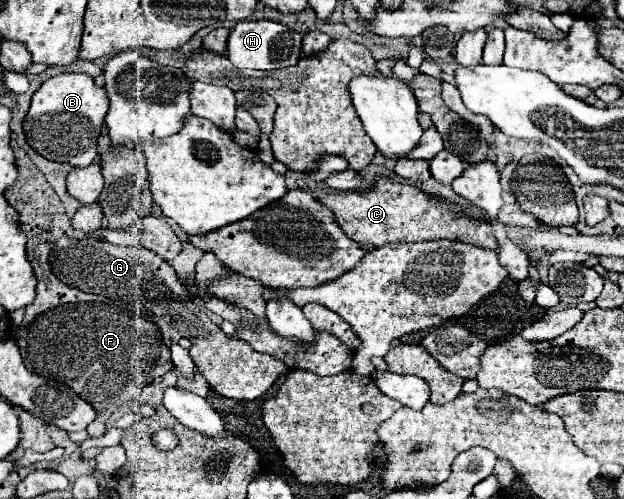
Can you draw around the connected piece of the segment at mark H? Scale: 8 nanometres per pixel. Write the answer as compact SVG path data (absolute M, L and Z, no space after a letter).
M240 21L230 37L228 37L228 59L234 63L236 69L284 69L294 65L300 59L302 51L302 35L284 27L282 23L274 21Z

